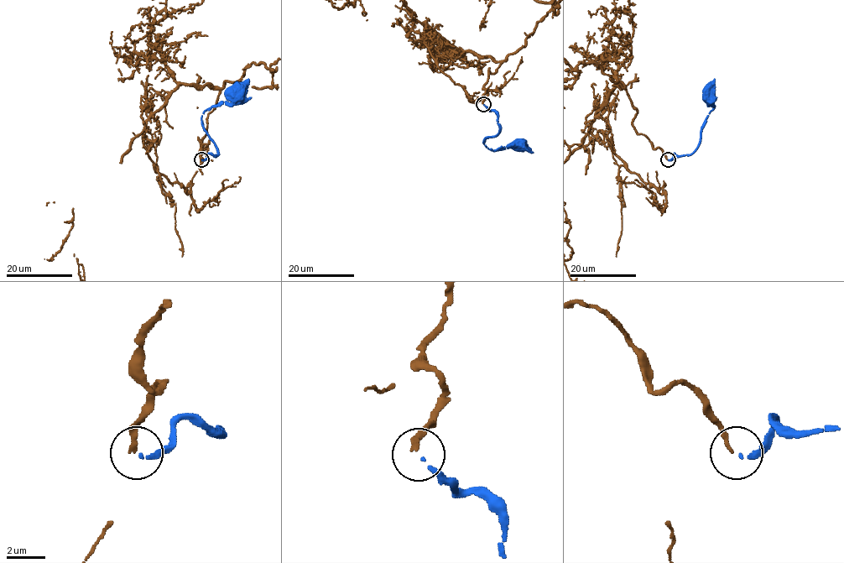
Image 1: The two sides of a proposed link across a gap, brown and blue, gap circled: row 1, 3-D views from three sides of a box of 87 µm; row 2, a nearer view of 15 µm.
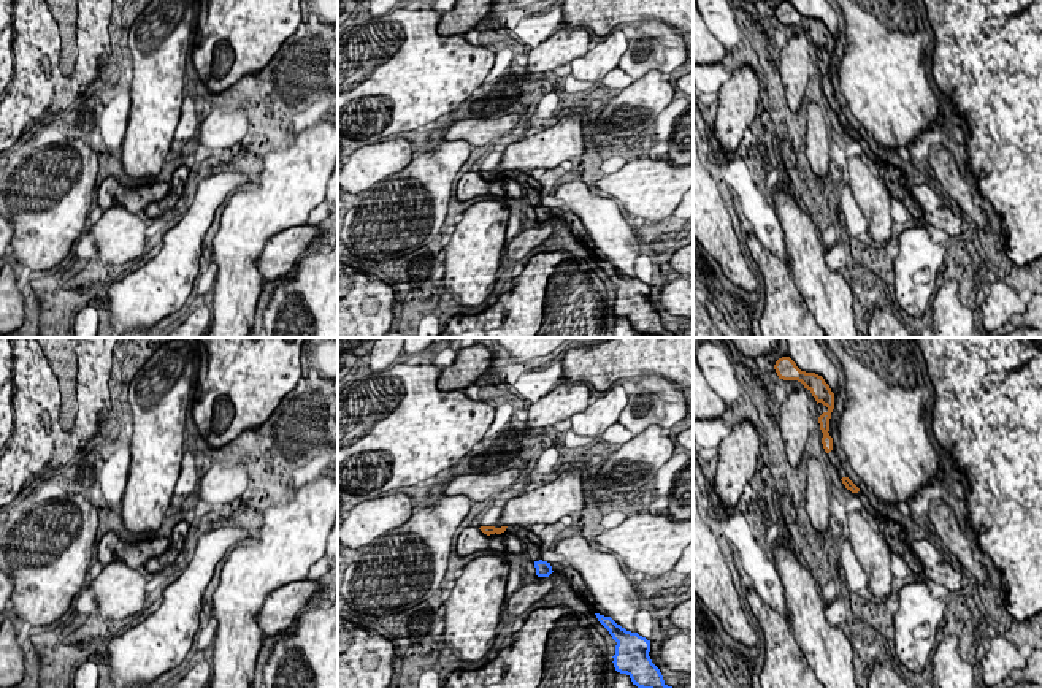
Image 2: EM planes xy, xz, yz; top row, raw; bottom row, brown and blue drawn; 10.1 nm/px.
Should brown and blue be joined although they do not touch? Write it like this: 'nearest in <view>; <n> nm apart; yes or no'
nearest in xz; 440 nm apart; yes

